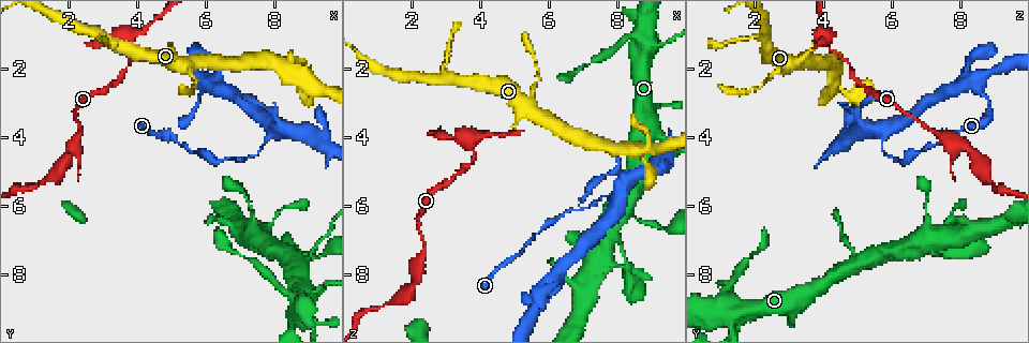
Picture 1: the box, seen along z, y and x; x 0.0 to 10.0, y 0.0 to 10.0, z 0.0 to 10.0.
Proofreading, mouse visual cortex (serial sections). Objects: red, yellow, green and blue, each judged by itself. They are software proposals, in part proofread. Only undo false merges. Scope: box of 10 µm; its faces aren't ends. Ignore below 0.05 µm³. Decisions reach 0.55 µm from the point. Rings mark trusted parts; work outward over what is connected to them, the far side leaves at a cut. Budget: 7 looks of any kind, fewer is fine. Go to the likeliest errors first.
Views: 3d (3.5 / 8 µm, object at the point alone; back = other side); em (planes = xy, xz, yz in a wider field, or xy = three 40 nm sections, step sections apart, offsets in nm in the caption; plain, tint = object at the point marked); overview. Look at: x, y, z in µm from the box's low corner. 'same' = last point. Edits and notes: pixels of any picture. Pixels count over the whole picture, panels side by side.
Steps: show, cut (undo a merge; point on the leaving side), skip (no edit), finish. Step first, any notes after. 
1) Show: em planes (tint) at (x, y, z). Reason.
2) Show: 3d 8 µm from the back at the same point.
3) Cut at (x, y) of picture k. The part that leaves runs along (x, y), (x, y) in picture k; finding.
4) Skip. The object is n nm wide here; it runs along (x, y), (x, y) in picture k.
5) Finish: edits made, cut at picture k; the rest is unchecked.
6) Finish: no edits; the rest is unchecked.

Show: 3d 8 µm at (3.70, 1.05, 4.10). A fork.

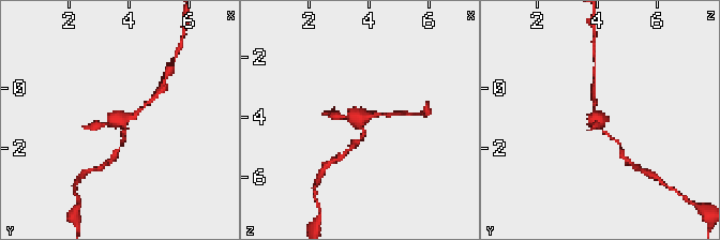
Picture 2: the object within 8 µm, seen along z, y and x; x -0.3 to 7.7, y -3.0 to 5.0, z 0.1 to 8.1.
Show: 3d 3.5 µm at the same point. Closer look.

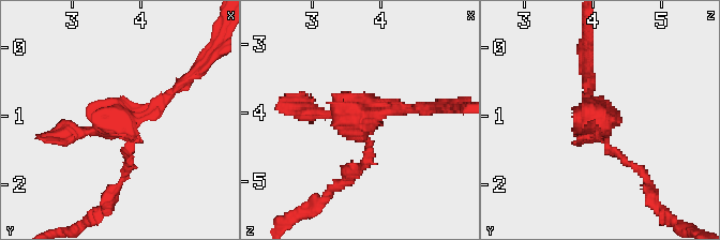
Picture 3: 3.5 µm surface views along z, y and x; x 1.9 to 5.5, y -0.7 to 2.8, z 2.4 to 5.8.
Show: em planes (tint) at (3.65, 1.10, 4.15).

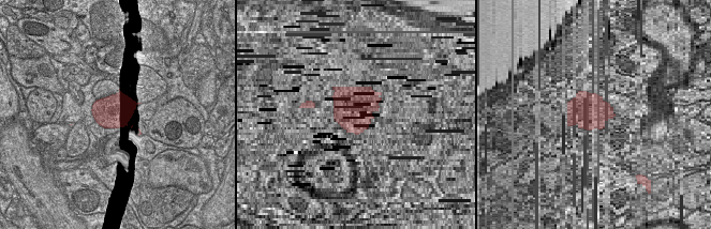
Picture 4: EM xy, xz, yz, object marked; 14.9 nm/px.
Cut at (120, 116) of picture 3. The part that leaves runs along (364, 122), (380, 108), (430, 108) in picture 3; a second cell is stuck on.

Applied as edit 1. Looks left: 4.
Show: 3d 3.5 µm at (9.35, 7.40, 6.65). Calibre changes.

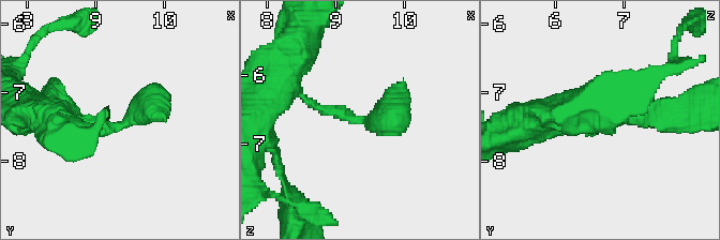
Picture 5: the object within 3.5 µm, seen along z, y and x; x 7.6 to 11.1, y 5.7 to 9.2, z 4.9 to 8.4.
Show: em xy step 1 (tint) at (9.30, 7.45, 6.65). 3 arms meet here; the arms are 150, 300, 350 nm wide.

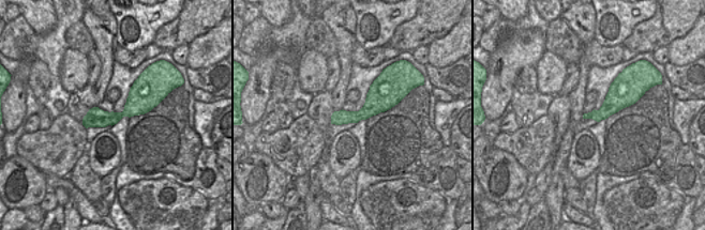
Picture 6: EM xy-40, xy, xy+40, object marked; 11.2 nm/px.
Show: em xy step 5 (tint) at the same point. Another direction.

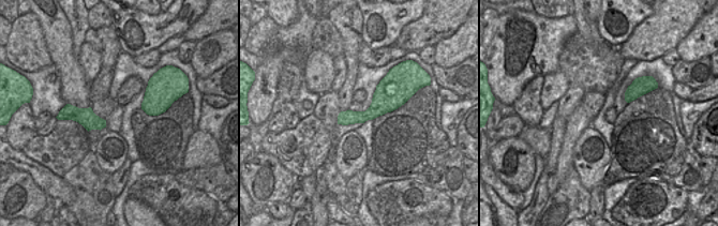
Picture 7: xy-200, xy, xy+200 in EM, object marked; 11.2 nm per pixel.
Skip. It runs along (56, 128), (125, 124), (162, 91) in picture 5; all the same cell.

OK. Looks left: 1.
Finish: edits made, cut at picture 3; the rest is unchecked.

